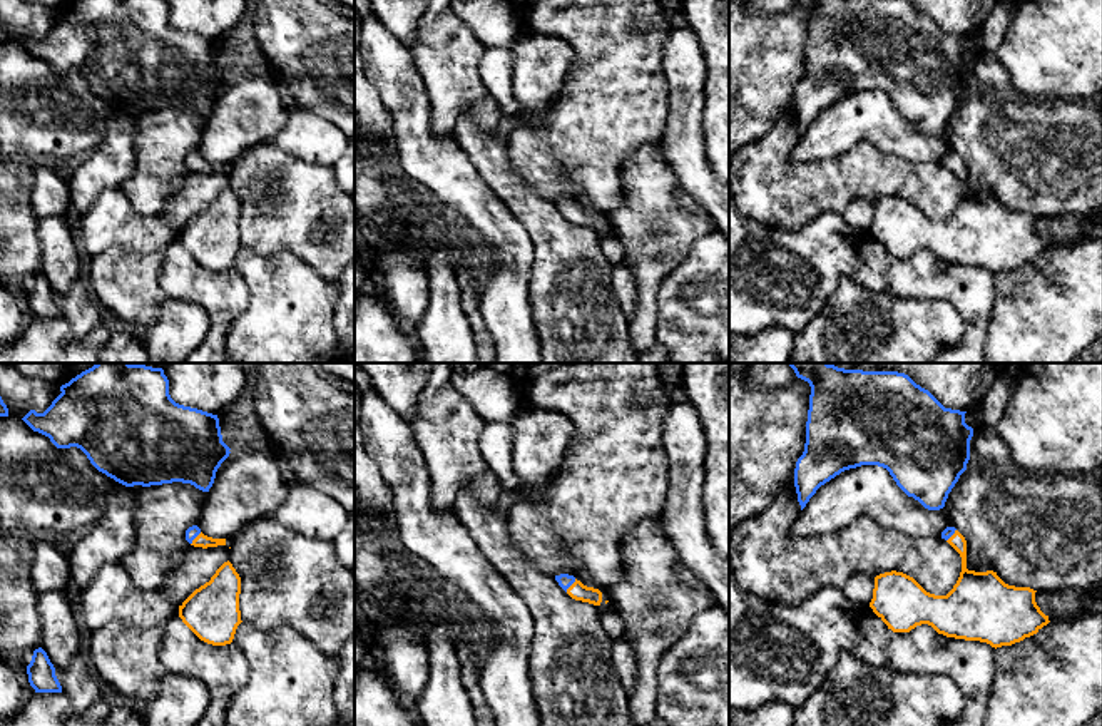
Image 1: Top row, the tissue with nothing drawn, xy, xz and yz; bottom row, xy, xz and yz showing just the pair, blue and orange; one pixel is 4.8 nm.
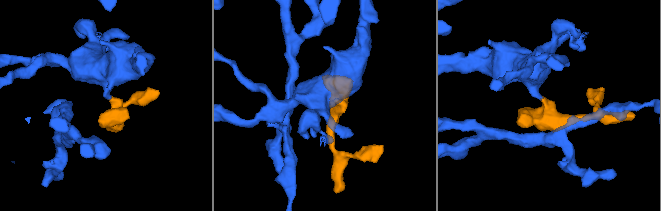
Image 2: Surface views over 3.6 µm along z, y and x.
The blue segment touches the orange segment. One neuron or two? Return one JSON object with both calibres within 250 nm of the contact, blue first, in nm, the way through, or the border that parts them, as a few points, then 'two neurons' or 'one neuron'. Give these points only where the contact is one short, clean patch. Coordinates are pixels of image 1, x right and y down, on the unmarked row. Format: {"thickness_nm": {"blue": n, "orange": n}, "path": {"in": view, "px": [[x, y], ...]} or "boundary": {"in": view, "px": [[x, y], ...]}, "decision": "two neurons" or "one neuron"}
{"thickness_nm": {"blue": 70, "orange": 90}, "path": {"in": "xz", "px": [[566, 206], [571, 209], [577, 216]]}, "decision": "one neuron"}

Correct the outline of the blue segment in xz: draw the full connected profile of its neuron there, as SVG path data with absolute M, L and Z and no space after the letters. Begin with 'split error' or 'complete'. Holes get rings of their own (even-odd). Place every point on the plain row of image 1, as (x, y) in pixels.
split error; M569 199L555 201L555 206L572 224L600 231L602 217L599 214L587 212Z

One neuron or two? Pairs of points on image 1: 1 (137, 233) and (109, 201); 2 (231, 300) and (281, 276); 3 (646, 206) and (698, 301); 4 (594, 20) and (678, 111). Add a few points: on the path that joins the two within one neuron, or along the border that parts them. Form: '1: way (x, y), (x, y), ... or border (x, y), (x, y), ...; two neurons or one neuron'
1: way (129, 224), (117, 209); one neuron
2: border (233, 266), (246, 285), (248, 306), (231, 327); two neurons
3: border (703, 235), (666, 278), (658, 300); two neurons
4: border (664, 61), (668, 124), (661, 136); two neurons

